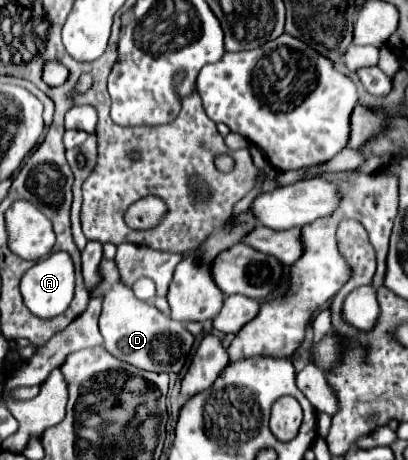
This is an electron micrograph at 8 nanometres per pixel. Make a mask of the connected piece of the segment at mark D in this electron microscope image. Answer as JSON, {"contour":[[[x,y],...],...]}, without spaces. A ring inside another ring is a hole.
{"contour":[[[102,258],[100,262],[100,282],[90,290],[90,296],[102,298],[100,314],[100,332],[104,336],[104,348],[136,368],[150,372],[174,372],[178,374],[186,364],[186,358],[192,350],[194,336],[186,330],[184,324],[164,316],[154,304],[142,302],[134,296],[132,288],[126,286],[120,278],[118,266],[114,260]],[[178,340],[178,342],[172,342]]]}

